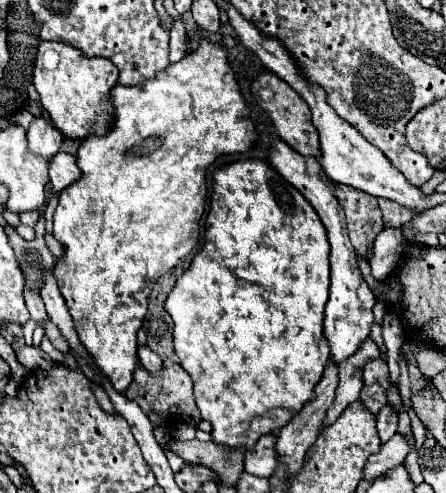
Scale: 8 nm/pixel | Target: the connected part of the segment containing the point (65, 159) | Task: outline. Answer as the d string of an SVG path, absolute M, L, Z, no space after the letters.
M57 153L51 159L49 179L51 179L53 191L61 193L65 187L69 187L79 177L81 177L81 169L77 167L77 161L75 161L73 155L69 155L69 153Z

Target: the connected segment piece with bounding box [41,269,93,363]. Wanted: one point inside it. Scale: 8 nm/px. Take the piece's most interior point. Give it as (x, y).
(54, 303)

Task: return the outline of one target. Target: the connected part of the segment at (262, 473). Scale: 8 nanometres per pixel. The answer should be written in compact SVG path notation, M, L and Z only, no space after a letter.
M263 435L255 443L253 451L245 453L245 471L255 477L269 477L275 469L275 437Z

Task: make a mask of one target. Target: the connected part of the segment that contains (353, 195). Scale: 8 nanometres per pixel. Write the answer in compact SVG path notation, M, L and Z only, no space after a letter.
M333 183L333 187L335 187L335 197L339 199L347 215L347 229L355 253L367 259L367 249L373 247L375 237L383 231L383 219L377 199L347 185Z

